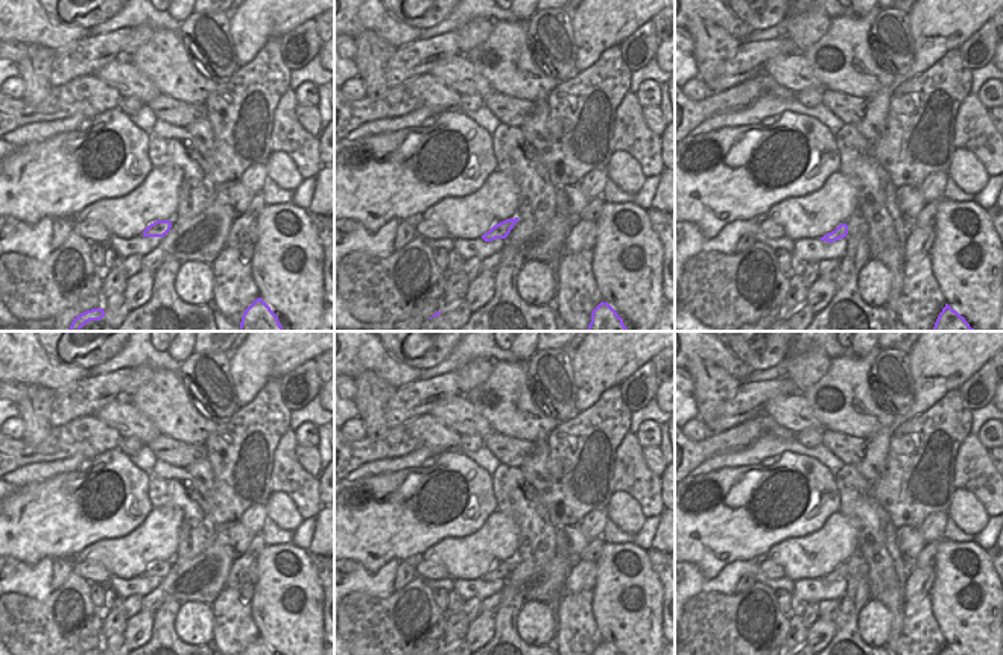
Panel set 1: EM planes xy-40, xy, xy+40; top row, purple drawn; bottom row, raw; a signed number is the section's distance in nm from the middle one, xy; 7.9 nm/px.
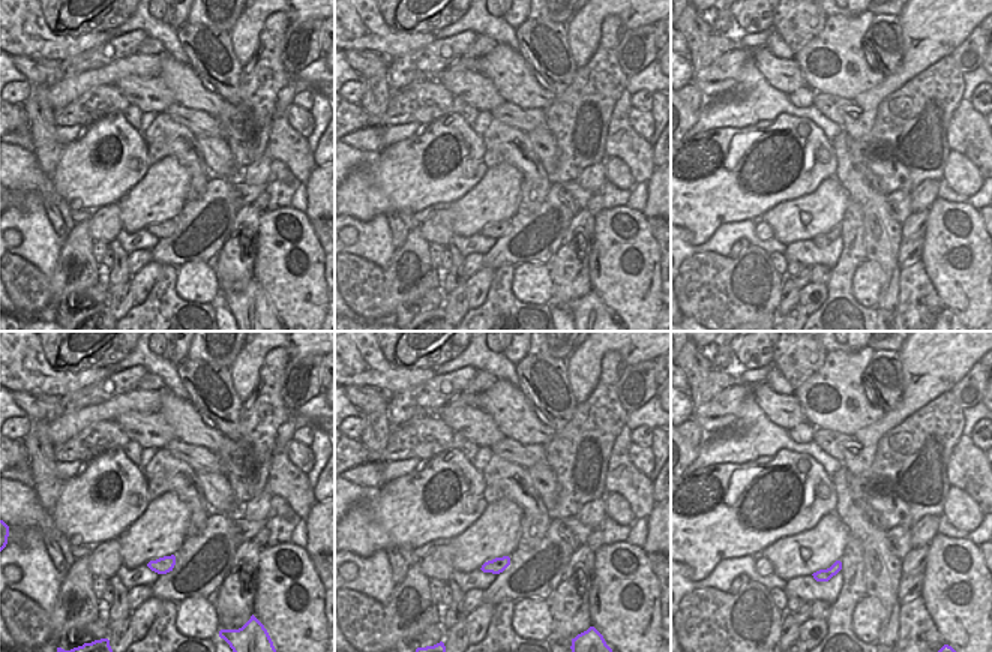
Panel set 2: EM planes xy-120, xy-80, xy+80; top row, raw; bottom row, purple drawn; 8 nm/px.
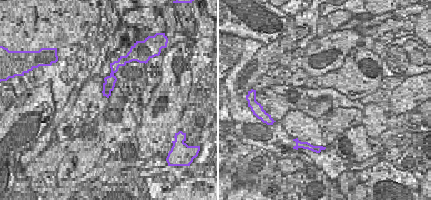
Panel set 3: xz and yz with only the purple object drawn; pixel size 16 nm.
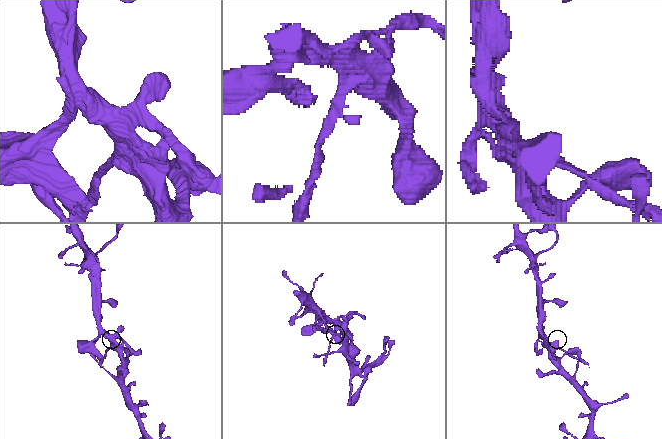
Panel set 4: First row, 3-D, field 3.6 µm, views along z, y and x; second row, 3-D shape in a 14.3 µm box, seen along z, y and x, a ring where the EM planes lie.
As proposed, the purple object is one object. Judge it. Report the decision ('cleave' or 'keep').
cleave

